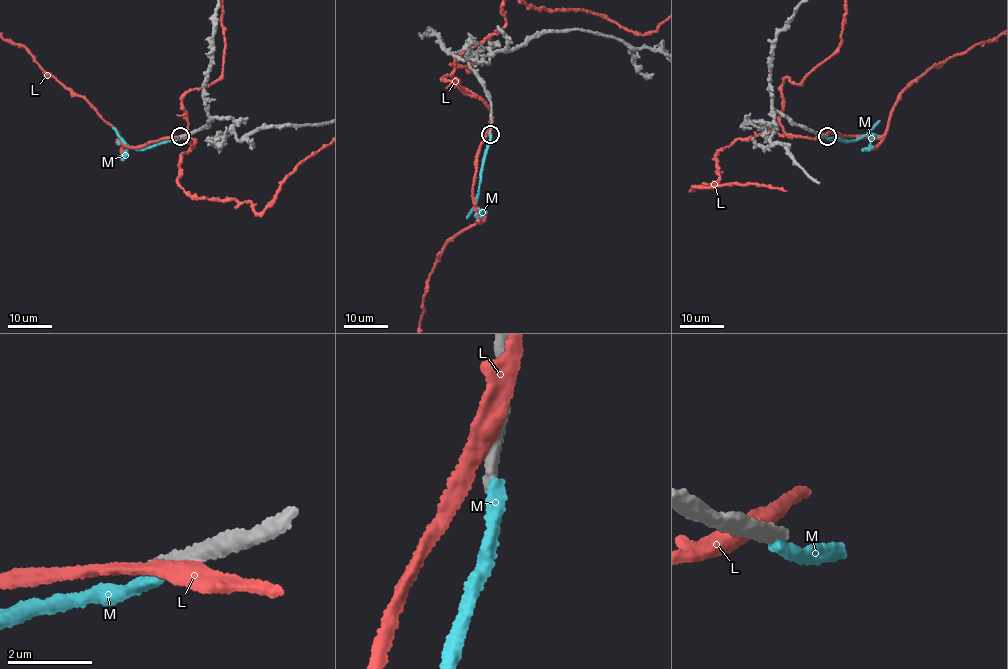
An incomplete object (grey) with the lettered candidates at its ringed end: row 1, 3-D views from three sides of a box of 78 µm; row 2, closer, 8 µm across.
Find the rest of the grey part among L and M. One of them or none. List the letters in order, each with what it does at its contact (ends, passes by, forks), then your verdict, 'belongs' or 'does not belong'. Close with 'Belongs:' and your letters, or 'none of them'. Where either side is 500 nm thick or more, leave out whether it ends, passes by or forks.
L: it passes by; does not belong
M: it ends there; does not belong
Belongs: none of them

